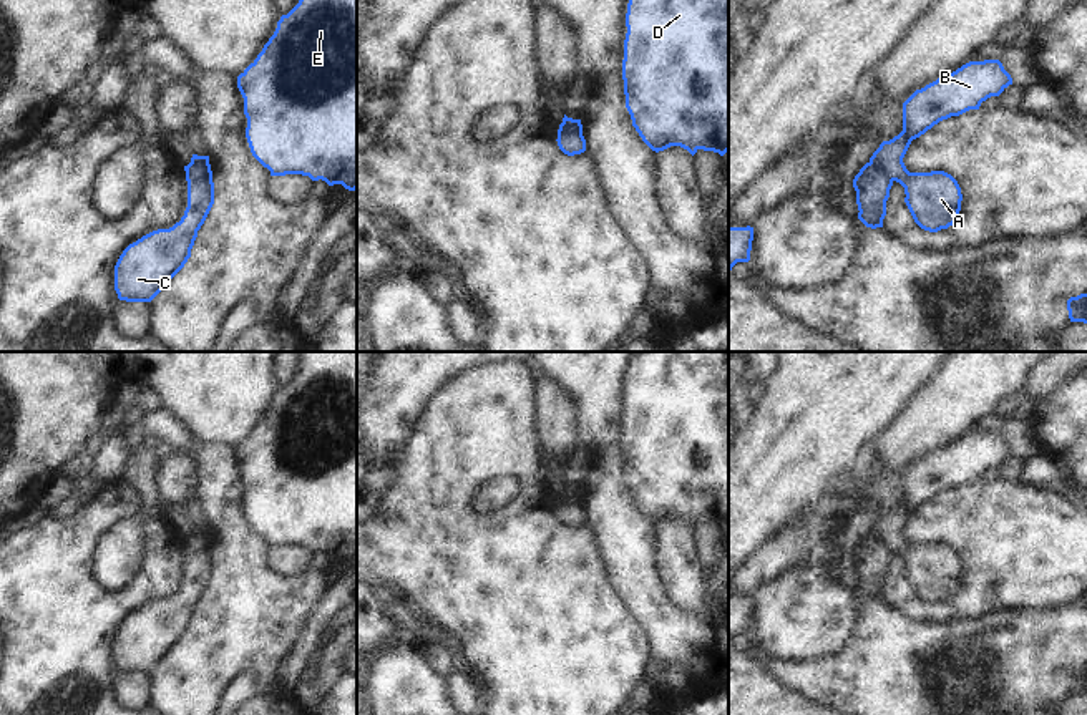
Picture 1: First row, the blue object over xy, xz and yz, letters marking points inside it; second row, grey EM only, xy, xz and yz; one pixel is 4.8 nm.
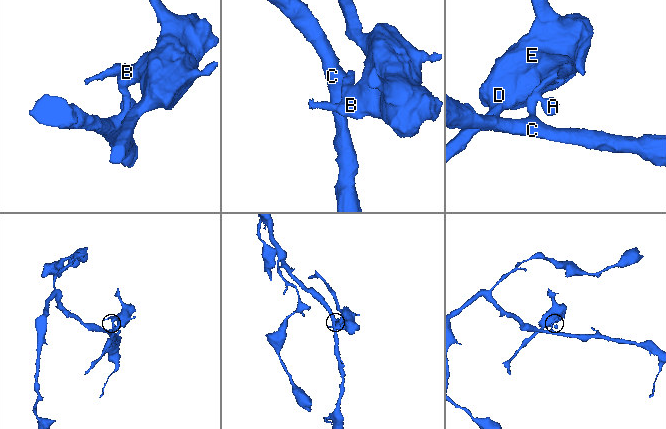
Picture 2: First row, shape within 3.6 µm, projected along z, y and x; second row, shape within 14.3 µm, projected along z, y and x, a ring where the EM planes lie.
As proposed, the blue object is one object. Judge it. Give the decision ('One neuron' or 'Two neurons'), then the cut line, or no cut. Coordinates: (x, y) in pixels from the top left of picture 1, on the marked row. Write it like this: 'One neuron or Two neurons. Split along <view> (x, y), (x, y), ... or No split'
Two neurons. Split along yz (870, 161), (893, 179)

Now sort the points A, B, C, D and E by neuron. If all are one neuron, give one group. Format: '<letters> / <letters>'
A B D E / C

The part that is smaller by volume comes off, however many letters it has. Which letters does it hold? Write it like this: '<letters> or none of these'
A, B, D, E

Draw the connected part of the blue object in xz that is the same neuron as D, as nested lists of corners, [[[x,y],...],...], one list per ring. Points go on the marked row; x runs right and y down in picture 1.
[[[629,0],[626,27],[622,60],[626,108],[642,141],[656,153],[670,146],[680,146],[692,156],[699,149],[724,156],[729,151],[729,0]]]

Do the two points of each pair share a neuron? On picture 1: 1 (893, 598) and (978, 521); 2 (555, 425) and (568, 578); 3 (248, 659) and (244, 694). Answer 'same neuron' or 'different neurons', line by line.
1: same neuron
2: different neurons
3: different neurons

